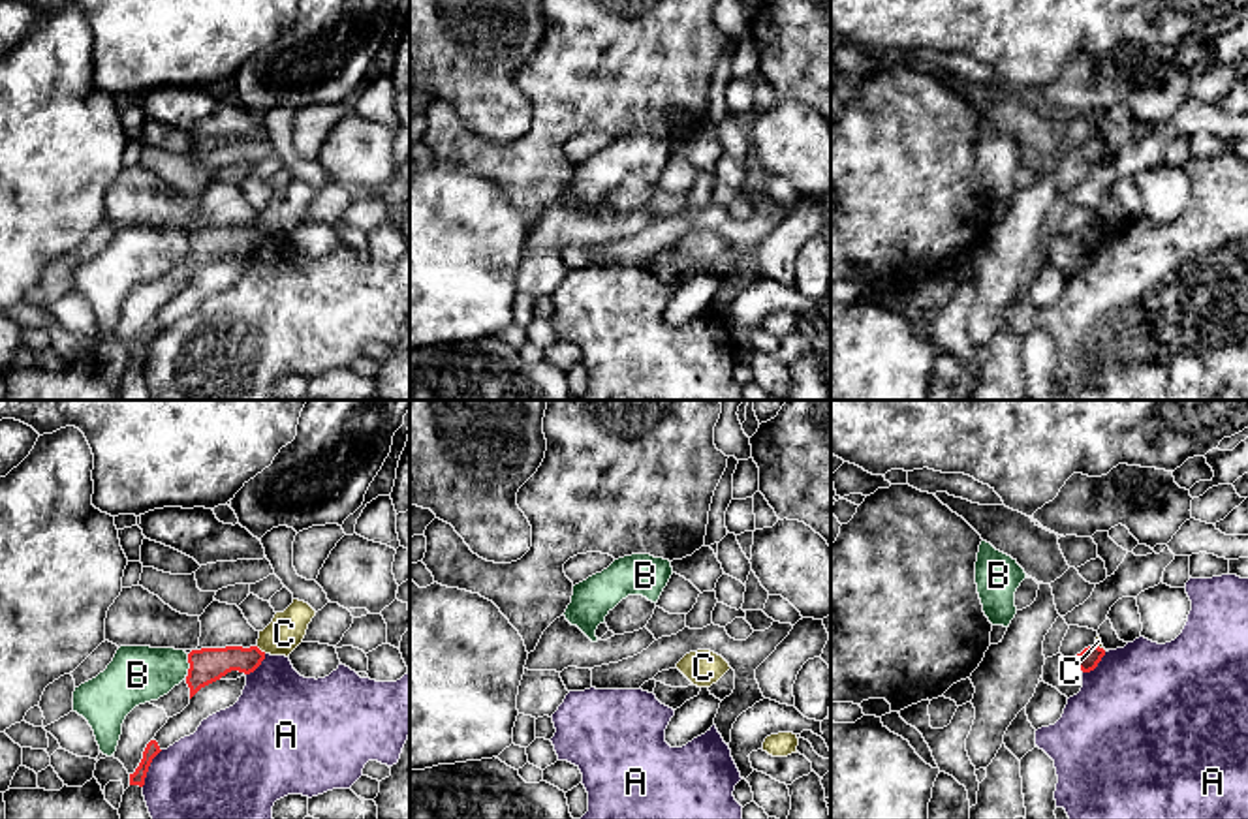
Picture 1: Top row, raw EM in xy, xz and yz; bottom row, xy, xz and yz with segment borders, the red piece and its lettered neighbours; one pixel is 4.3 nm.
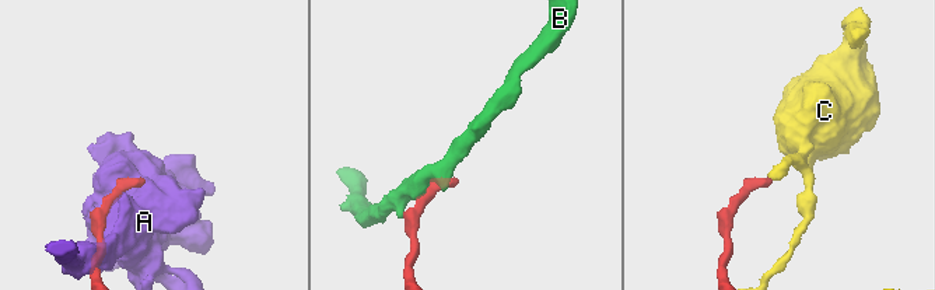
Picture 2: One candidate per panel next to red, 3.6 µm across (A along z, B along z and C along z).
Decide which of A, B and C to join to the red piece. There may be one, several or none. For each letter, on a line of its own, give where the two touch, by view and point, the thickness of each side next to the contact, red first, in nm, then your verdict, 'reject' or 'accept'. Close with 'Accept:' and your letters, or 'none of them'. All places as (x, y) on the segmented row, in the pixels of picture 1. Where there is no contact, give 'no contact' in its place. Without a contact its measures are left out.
A: xy (147, 769) | 60/360 nm | reject
B: xy (188, 662) | 150/240 nm | reject
C: xy (260, 650) | 150/160 nm | reject
Accept: none of them

